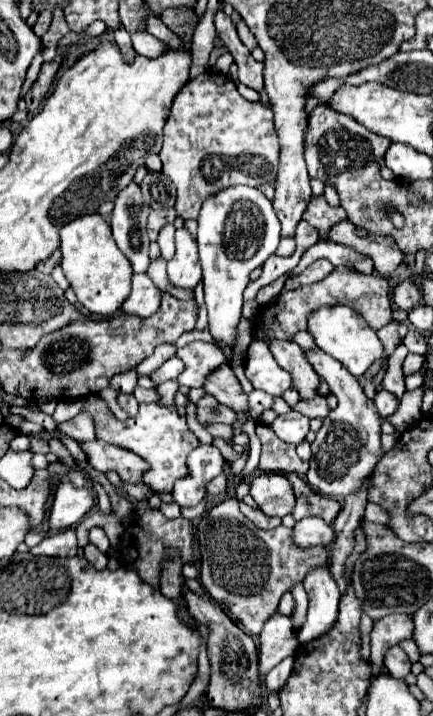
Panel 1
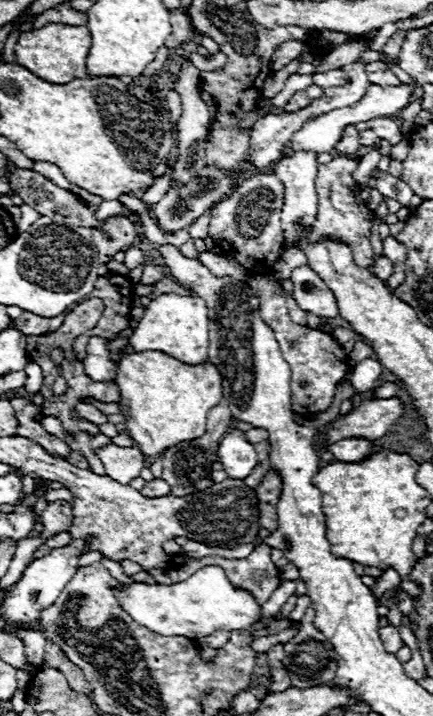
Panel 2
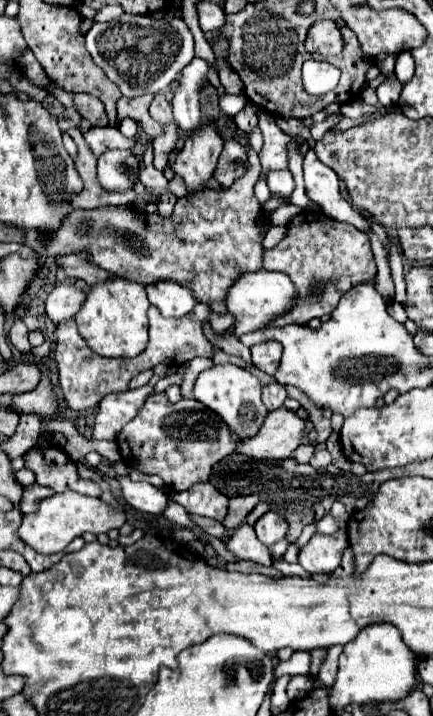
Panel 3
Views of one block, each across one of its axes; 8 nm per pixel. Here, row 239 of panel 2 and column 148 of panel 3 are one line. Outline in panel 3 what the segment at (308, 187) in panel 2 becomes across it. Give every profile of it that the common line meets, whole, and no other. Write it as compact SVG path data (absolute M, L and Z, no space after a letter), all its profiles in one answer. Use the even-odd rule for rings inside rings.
M174 282L148 284L146 292L150 304L156 306L164 318L180 318L196 306L192 292Z

